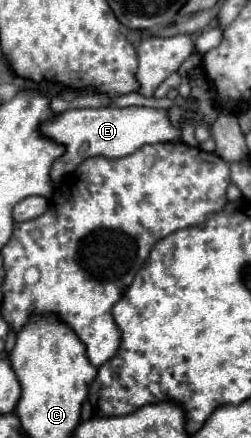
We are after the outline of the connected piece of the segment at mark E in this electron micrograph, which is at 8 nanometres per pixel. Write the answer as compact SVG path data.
M101 107L101 109L69 109L59 113L53 121L41 125L43 135L53 137L57 143L65 145L67 151L51 167L53 183L59 183L65 175L73 173L77 165L83 163L83 143L85 159L103 155L103 157L125 157L135 153L143 145L169 143L181 139L181 125L173 125L169 111L151 109L151 107Z

